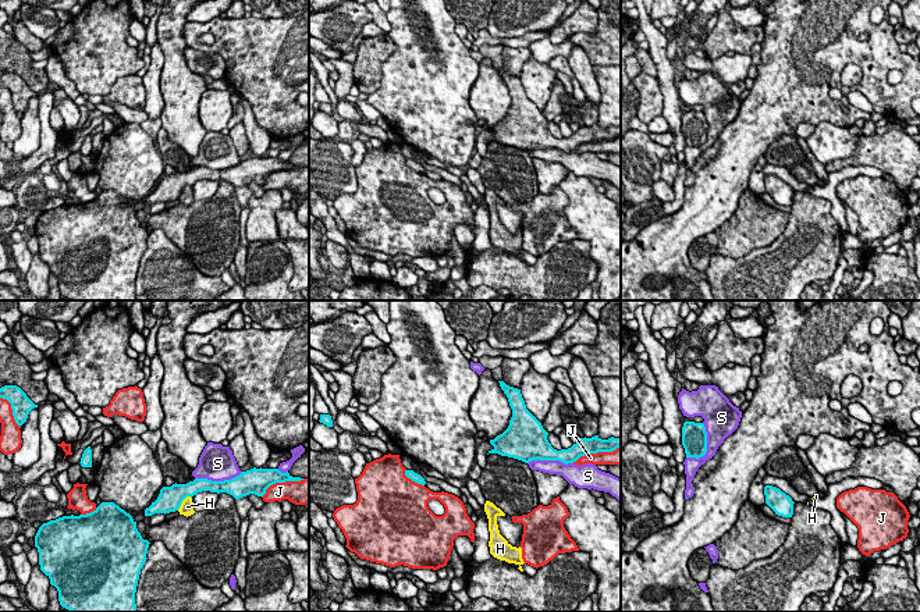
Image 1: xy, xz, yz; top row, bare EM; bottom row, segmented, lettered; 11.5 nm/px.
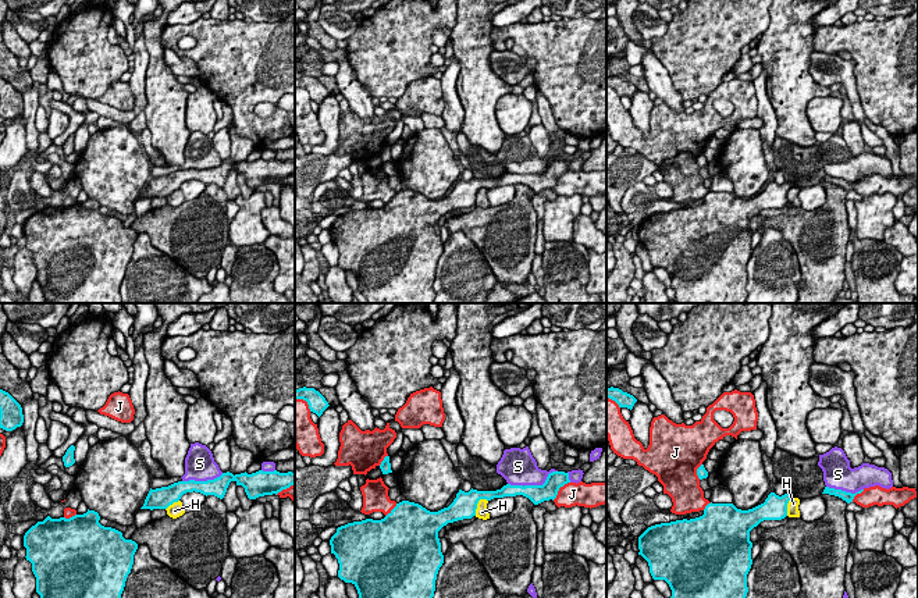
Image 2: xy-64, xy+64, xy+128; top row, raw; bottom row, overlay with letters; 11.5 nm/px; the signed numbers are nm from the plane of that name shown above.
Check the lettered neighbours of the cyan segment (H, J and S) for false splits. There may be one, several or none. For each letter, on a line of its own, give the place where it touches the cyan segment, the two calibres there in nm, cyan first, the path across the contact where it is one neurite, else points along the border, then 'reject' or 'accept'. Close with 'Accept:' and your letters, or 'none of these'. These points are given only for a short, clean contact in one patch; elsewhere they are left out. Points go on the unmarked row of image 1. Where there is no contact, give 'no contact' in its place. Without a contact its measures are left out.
H: meets cyan in xy at (181, 191); 280 nm thick on the cyan side, 160 nm on the other; reject
J: meets cyan in xz at (596, 141); 190 nm thick on the cyan side, 170 nm on the other; reject
S: meets cyan in yz at (706, 137); 280 nm thick on the cyan side, 260 nm on the other; reject
Accept: none of these

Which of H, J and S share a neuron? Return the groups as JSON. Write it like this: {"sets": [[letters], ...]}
{"sets": [["H"], ["J"], ["S"]]}

